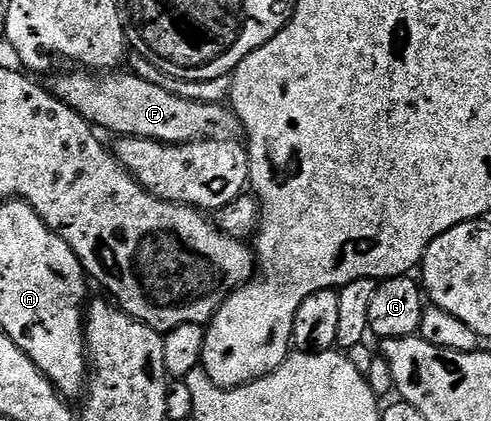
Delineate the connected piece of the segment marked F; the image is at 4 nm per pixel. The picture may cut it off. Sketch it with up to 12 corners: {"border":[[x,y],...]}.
{"border":[[133,73],[55,77],[95,128],[157,143],[234,141],[229,106]]}

